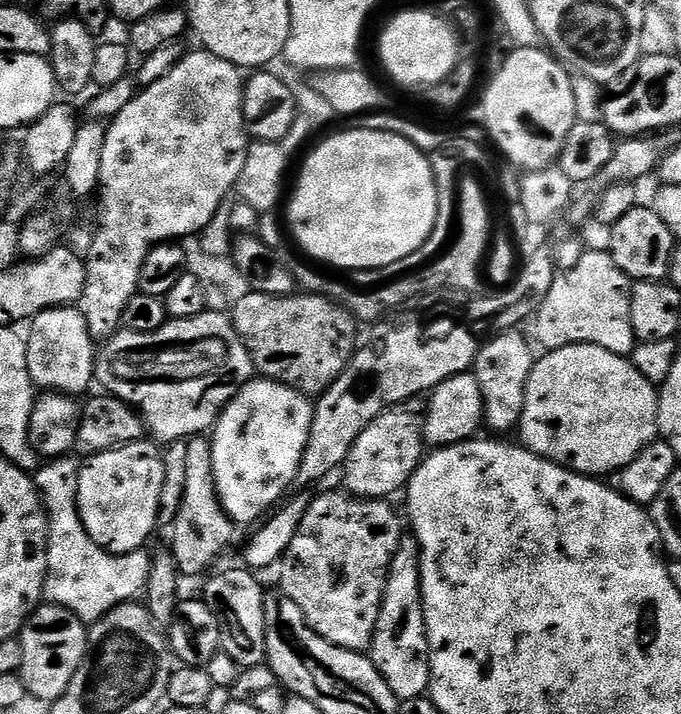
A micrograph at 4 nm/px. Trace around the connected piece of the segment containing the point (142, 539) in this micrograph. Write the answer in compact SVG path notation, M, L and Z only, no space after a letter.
M137 442L125 444L123 448L111 448L109 452L97 452L87 457L88 461L80 464L78 478L78 510L82 522L86 526L86 534L115 556L141 551L144 543L152 536L152 531L158 528L160 518L160 499L162 498L162 482L164 481L164 457L161 449L155 443Z

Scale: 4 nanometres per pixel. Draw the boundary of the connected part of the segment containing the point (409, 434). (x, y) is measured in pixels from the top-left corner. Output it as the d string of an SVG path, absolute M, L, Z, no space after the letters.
M412 406L386 408L366 426L366 430L362 430L362 434L358 434L342 469L343 487L351 495L361 500L383 500L392 498L399 488L400 491L407 489L408 480L426 455L425 417L408 407Z

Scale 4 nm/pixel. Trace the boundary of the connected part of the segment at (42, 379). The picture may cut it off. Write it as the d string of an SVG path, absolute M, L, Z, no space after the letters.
M79 307L46 310L34 317L27 328L29 376L35 387L80 398L94 384L98 344L93 340Z

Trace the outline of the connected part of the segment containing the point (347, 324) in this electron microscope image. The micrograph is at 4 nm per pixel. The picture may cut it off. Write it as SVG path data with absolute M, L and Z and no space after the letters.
M249 292L246 298L231 305L230 319L238 338L246 346L253 369L265 380L277 380L309 398L320 397L346 370L346 366L358 347L357 321L343 307L335 308L333 301L319 294L293 294L271 296L261 292Z

